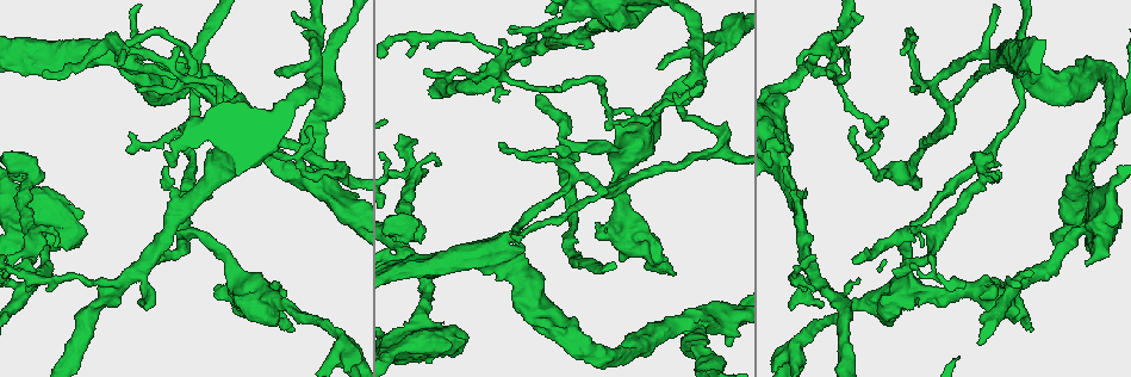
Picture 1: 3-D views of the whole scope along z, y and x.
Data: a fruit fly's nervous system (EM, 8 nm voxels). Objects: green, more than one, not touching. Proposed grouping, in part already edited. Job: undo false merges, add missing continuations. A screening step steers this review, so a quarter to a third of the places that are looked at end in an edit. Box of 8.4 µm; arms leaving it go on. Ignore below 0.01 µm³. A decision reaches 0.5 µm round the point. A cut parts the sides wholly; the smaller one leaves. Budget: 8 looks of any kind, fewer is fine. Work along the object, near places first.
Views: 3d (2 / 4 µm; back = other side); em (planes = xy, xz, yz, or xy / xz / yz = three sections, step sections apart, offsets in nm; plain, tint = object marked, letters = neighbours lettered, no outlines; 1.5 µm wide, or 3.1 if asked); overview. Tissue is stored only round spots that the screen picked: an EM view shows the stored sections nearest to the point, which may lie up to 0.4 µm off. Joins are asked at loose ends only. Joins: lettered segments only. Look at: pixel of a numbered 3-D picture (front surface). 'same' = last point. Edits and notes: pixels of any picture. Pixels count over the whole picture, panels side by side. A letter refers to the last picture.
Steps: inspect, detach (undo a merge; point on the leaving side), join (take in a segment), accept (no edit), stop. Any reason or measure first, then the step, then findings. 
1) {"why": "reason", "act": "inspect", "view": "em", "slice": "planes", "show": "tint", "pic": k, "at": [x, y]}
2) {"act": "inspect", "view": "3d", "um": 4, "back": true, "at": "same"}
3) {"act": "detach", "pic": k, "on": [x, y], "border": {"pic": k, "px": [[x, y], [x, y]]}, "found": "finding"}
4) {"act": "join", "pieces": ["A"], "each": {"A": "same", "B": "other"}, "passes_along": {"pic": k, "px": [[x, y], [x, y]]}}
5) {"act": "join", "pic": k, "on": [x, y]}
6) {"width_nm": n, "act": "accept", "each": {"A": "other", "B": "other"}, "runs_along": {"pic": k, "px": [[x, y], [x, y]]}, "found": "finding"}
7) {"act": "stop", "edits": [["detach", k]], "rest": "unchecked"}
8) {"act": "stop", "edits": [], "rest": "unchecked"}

{"why": "two arms in line, one across", "act": "inspect", "view": "em", "slice": "planes", "show": "letters", "pic": 1, "at": [27, 245]}

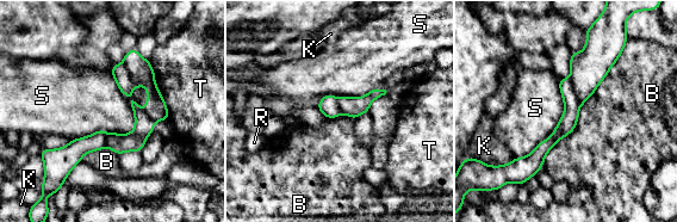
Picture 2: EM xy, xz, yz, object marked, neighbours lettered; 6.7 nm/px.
{"act": "detach", "pic": 2, "on": [567, 122], "each": {"B": "other", "K": "other", "R": "other", "S": "other", "T": "other"}, "border": {"pic": 2, "px": [[569, 80], [579, 105]]}, "found": "two neurons meet here"}

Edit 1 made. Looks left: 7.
{"why": "an open end", "act": "inspect", "view": "3d", "um": 4, "back": true, "pic": 1, "at": [853, 262]}

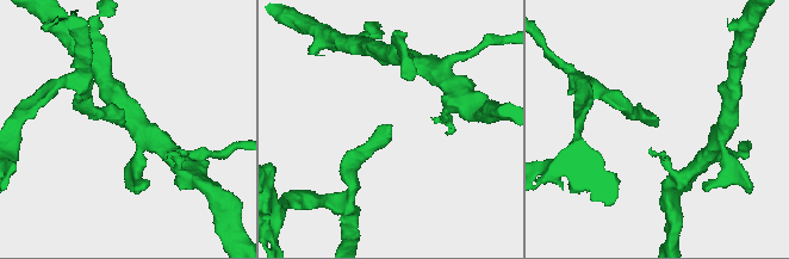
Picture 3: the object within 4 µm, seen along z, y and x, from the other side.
{"act": "inspect", "view": "em", "slice": "planes", "show": "letters", "pic": 3, "at": [657, 124]}

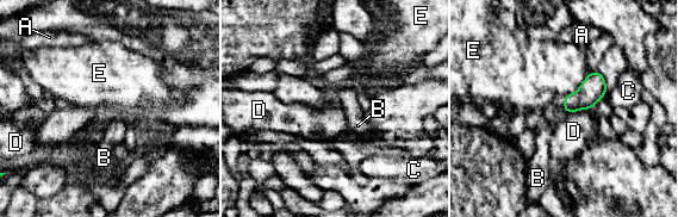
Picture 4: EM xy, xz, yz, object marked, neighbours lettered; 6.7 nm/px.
{"width_nm": 160, "act": "accept", "each": {"A": "other", "B": "other", "C": "other", "D": "other", "E": "other"}, "border": {"pic": 4, "px": [[591, 107], [566, 113]]}, "found": "no lettered segment goes on from it"}

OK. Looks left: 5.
{"why": "branch stops here", "act": "inspect", "view": "em", "slice": "planes", "show": "plain", "pic": 1, "at": [67, 201]}

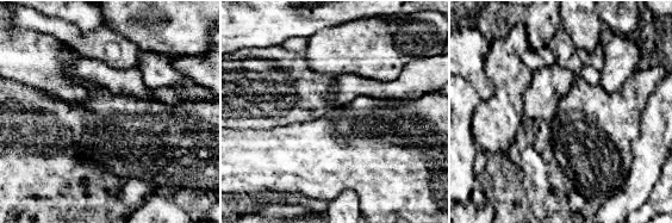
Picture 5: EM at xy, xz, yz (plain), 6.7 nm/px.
{"why": "see the neighbours", "act": "inspect", "view": "em", "slice": "planes", "show": "letters", "at": "same"}

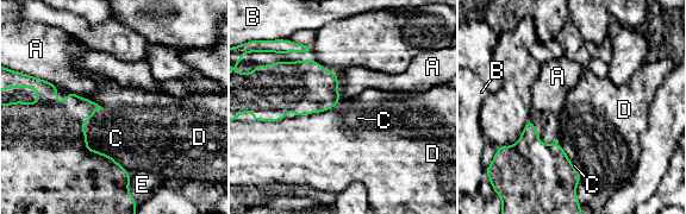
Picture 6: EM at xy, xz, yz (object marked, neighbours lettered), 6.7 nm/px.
{"act": "accept", "each": {"A": "other", "B": "other", "C": "other", "D": "other", "E": "other"}, "runs_along": {"pic": 6, "px": [[48, 86], [67, 136], [116, 171]]}, "found": "no lettered segment goes on from it"}

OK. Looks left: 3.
{"why": "narrows sharply", "act": "inspect", "view": "em", "slice": "planes", "show": "plain", "pic": 1, "at": [1077, 178]}

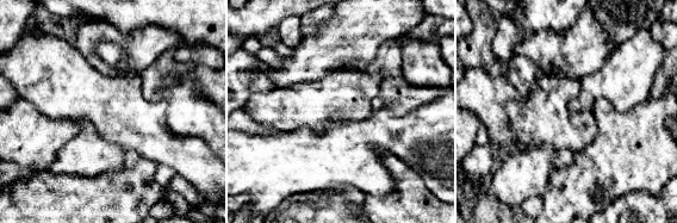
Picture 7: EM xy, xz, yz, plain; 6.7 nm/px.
{"why": "where the object lies", "act": "inspect", "view": "em", "slice": "planes", "show": "tint", "at": "same"}

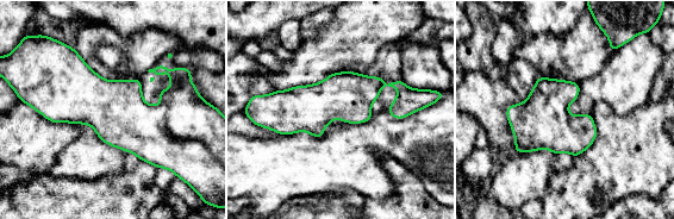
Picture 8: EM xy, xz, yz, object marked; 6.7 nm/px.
{"act": "inspect", "view": "em", "slice": "planes", "show": "letters", "at": "same"}

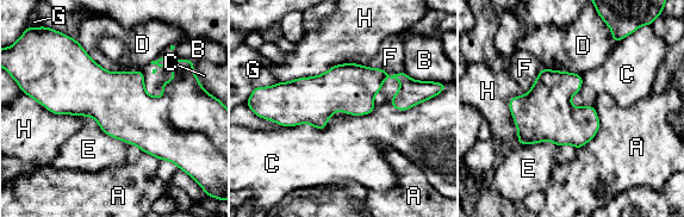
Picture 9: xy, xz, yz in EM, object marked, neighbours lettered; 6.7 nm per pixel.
{"act": "detach", "pic": 9, "on": [190, 107], "each": {"A": "other", "B": "other", "C": "other", "D": "other", "E": "other", "F": "other", "G": "other", "H": "other"}, "border": {"pic": 9, "px": [[161, 98], [168, 119], [186, 132]]}, "found": "two neurons meet here"}

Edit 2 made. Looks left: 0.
{"act": "stop", "edits": [["detach", 2], ["detach", 9]], "rest": "unchecked"}

